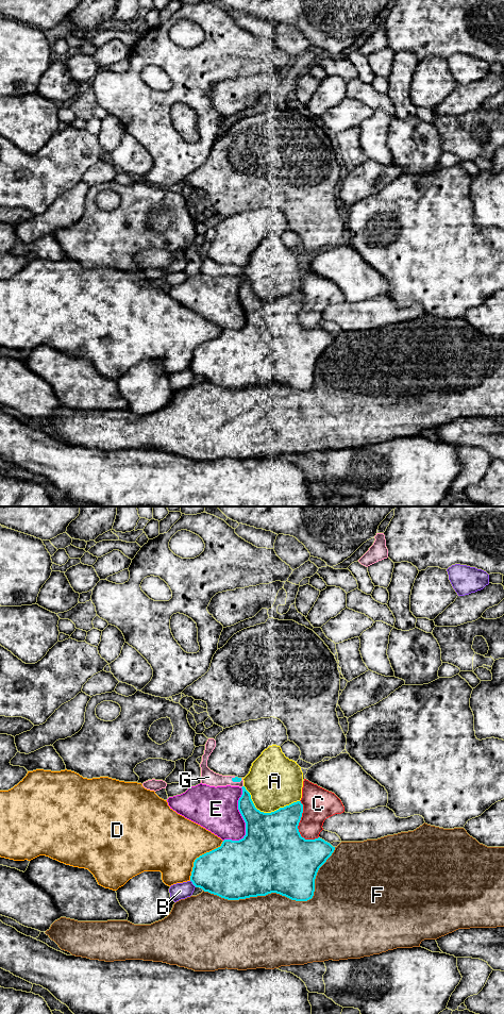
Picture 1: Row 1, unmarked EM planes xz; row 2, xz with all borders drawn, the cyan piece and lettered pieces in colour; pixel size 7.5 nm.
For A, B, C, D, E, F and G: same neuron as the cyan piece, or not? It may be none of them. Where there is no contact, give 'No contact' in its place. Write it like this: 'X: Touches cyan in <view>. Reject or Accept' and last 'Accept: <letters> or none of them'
A: Touches cyan in xz. Reject
B: Touches cyan in xz. Reject
C: Touches cyan in xz. Reject
D: Touches cyan in xz. Reject
E: Touches cyan in xz. Reject
F: Touches cyan in xz. Reject
G: Touches cyan in xz. Accept
Accept: G

